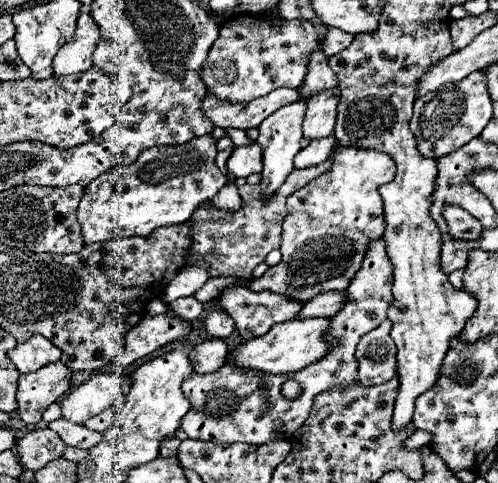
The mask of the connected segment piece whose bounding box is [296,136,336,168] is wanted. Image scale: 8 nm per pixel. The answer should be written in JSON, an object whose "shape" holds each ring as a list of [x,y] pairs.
{"shape":[[[334,136],[310,142],[304,150],[298,152],[298,156],[296,156],[296,168],[308,168],[308,166],[320,164],[326,156],[330,156],[330,152],[334,148],[334,142],[336,142]]]}

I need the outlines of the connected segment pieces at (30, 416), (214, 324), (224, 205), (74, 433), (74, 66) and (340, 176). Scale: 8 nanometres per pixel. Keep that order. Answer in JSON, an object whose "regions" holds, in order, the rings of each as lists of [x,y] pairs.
{"regions":[[[[52,362],[36,372],[22,374],[16,392],[20,420],[24,424],[38,424],[44,410],[68,390],[70,376],[72,372],[62,362]]],[[[216,310],[206,318],[206,332],[212,338],[228,338],[234,332],[234,320],[226,312]]],[[[232,184],[224,186],[212,200],[212,204],[216,204],[218,208],[222,210],[228,210],[228,212],[234,212],[236,208],[240,208],[240,196],[238,196],[238,188]]],[[[58,418],[58,420],[50,422],[48,428],[52,428],[54,432],[58,432],[66,444],[78,446],[78,448],[92,448],[92,446],[96,446],[102,440],[100,432],[92,432],[86,426],[68,422],[64,418]]],[[[82,12],[78,18],[76,34],[54,56],[52,68],[56,76],[84,72],[92,68],[92,52],[100,42],[100,28],[90,12]]],[[[342,146],[336,148],[334,164],[330,172],[324,172],[322,176],[306,184],[304,188],[296,190],[288,198],[288,216],[284,220],[280,264],[268,268],[262,278],[250,280],[248,288],[254,292],[270,290],[280,296],[290,296],[290,300],[298,300],[298,302],[308,302],[322,292],[342,292],[344,288],[348,288],[350,280],[360,270],[368,242],[374,238],[380,238],[384,232],[382,198],[378,194],[378,186],[392,180],[394,174],[396,174],[396,166],[388,154],[382,154],[376,150],[342,148]]]]}

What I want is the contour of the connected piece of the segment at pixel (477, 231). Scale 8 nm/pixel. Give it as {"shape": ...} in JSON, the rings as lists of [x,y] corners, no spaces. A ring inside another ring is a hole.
{"shape":[[[444,206],[444,220],[450,228],[450,236],[456,240],[478,240],[482,234],[480,220],[460,206]]]}

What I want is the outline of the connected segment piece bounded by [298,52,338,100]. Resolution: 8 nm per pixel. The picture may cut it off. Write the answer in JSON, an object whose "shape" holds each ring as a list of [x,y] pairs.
{"shape":[[[314,52],[308,62],[308,72],[304,76],[304,84],[298,88],[300,100],[308,100],[324,90],[332,90],[338,86],[336,72],[328,66],[328,58],[324,52]]]}

